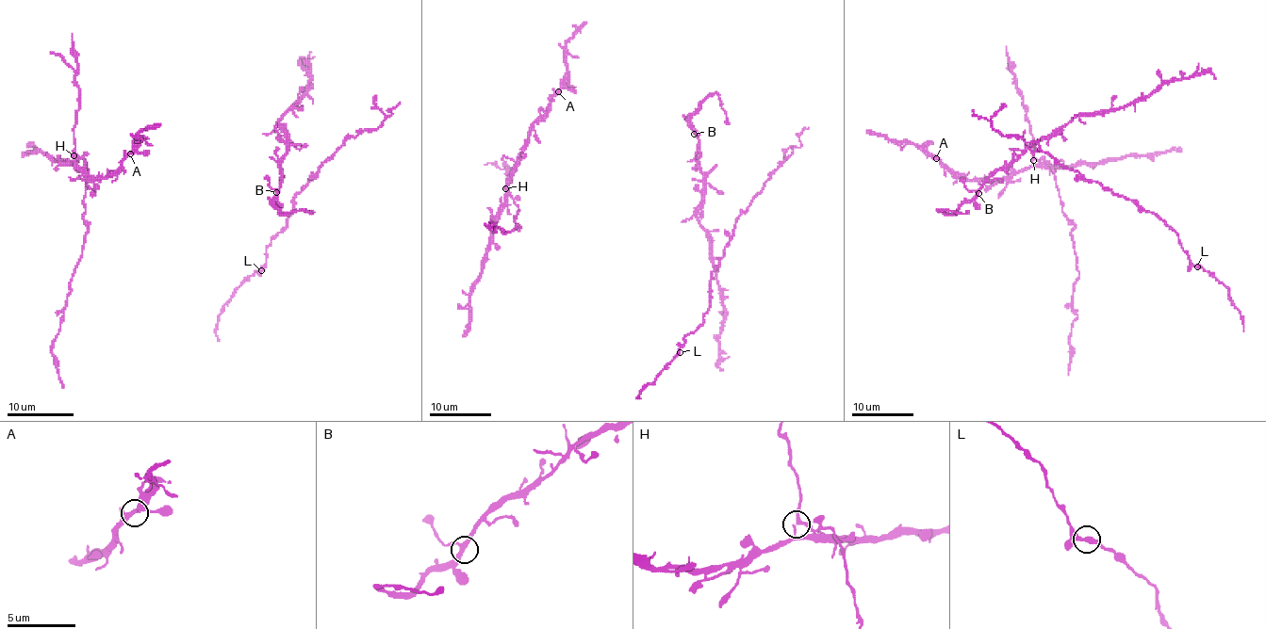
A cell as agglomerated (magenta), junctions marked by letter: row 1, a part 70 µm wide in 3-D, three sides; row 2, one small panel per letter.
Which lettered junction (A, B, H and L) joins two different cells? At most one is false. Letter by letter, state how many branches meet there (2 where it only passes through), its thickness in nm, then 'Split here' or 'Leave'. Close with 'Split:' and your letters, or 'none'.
A: Branches: 3. Thickness 280 nm. Leave
B: Branches: 3. Thickness 280 nm. Leave
H: Branches: 3. Thickness 240 nm. Leave
L: Branches: 3. Thickness 260 nm. Leave
Split: none

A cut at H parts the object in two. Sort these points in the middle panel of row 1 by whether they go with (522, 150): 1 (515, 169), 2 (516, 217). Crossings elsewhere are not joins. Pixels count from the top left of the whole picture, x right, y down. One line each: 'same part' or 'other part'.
1: same part
2: other part

